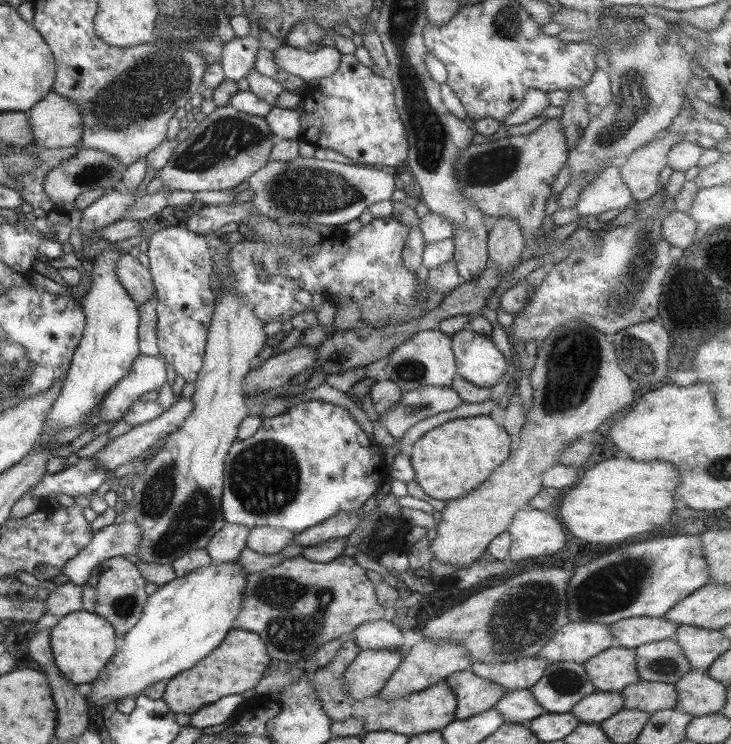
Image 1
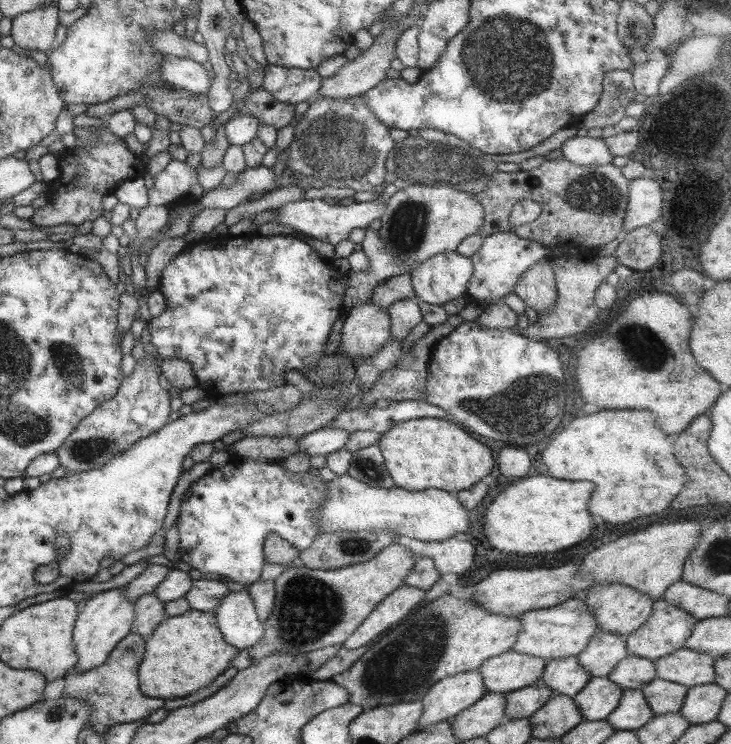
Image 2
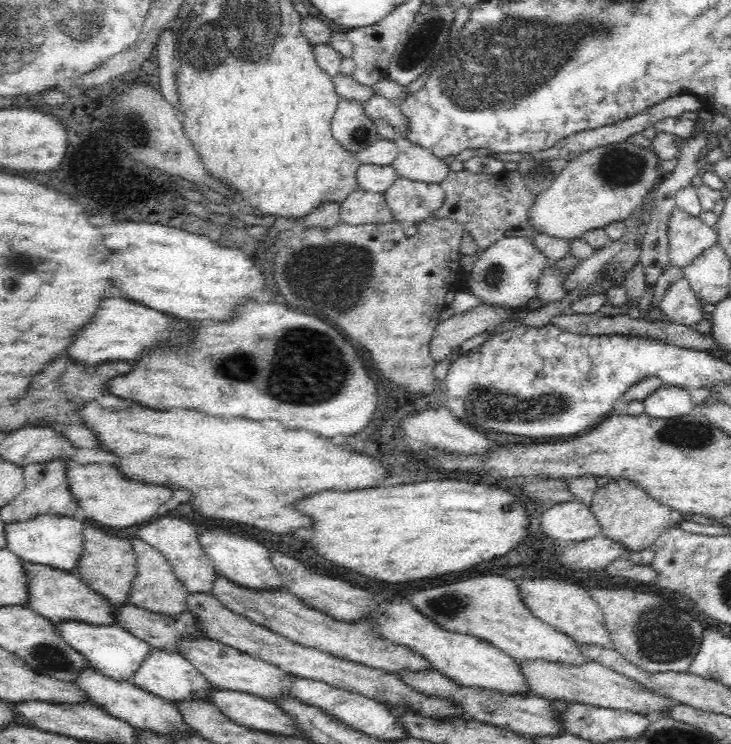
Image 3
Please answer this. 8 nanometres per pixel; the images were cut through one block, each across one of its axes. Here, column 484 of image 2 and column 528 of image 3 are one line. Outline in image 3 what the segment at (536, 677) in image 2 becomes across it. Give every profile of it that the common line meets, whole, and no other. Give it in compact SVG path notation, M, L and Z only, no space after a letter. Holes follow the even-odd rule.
M538 659L523 661L518 665L524 679L526 679L529 692L549 701L561 698L569 700L569 702L582 702L600 708L629 710L641 715L648 712L652 714L662 712L673 705L672 700L646 689L646 687L596 661L587 660L584 664L574 666L573 664L560 664L556 661L548 662Z

